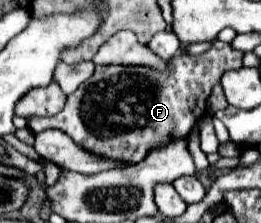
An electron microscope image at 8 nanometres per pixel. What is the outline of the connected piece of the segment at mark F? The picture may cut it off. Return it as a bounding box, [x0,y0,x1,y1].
[27,40,243,162]

